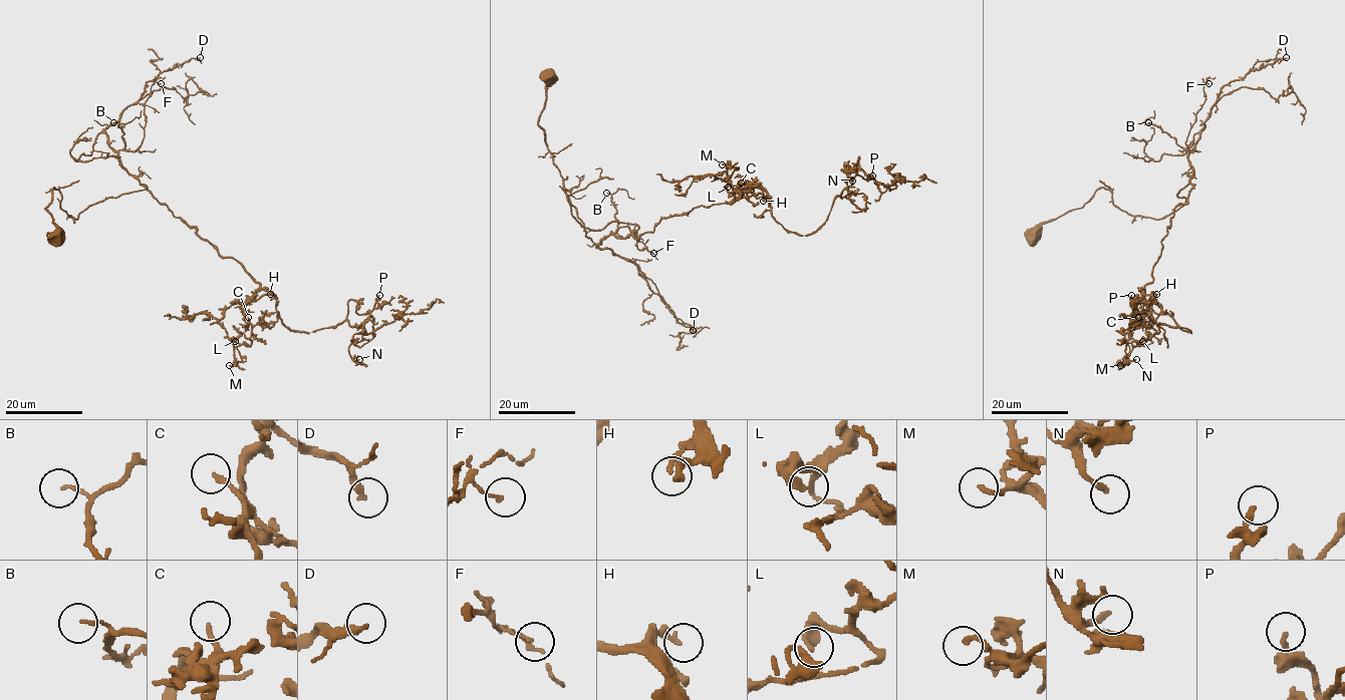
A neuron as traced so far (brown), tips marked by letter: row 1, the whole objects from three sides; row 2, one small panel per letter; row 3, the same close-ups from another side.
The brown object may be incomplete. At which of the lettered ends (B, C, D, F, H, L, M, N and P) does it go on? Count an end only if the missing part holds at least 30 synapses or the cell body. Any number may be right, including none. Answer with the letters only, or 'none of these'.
C, D

